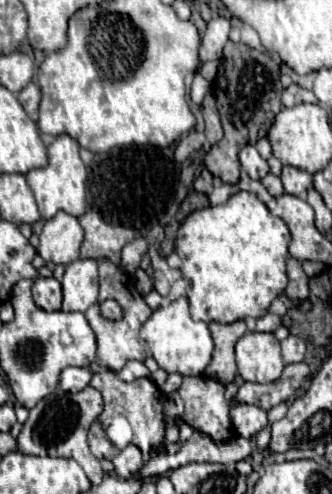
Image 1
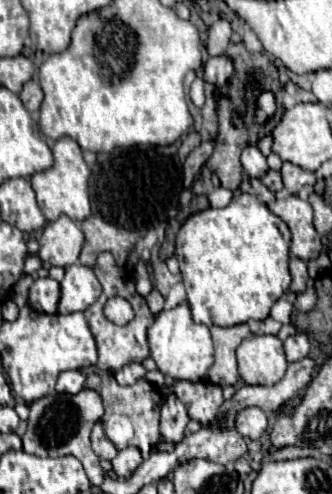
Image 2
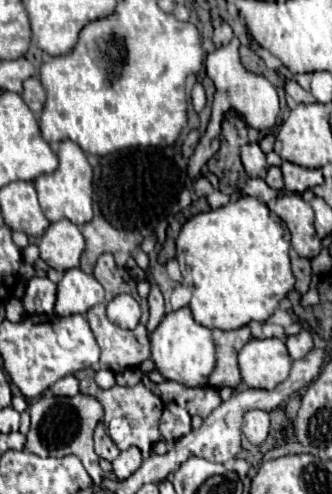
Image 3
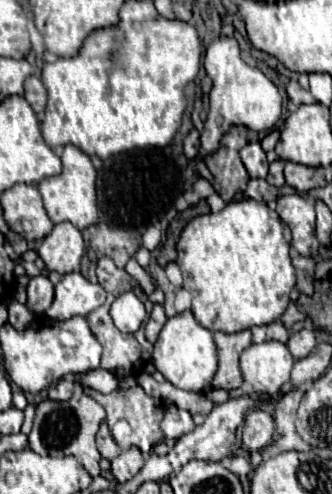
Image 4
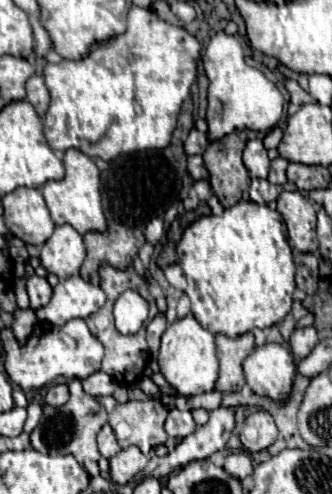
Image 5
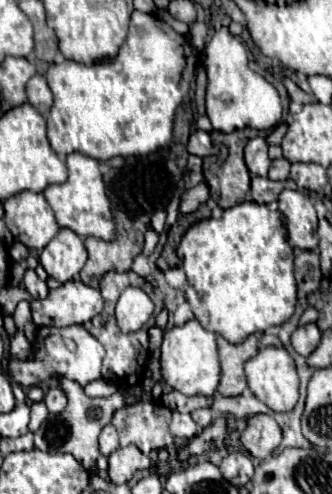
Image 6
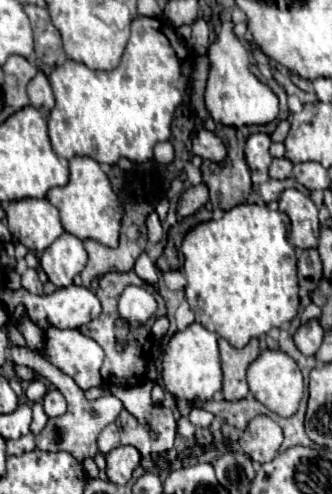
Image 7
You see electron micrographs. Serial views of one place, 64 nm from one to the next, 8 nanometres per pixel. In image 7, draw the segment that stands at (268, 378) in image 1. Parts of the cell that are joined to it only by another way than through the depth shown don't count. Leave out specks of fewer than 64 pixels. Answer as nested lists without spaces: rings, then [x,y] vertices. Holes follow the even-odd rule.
[[[262,350],[260,356],[248,366],[248,386],[250,392],[256,396],[258,402],[262,402],[266,408],[270,408],[272,412],[280,414],[280,416],[292,416],[298,408],[298,402],[302,398],[302,390],[304,390],[304,382],[302,382],[302,374],[296,366],[296,362],[282,350]]]

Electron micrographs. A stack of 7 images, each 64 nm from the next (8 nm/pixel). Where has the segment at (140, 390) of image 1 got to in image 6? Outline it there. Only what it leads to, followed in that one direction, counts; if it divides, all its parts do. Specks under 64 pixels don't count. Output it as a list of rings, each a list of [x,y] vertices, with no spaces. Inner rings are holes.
[[[138,402],[116,410],[112,424],[120,434],[120,446],[134,444],[144,454],[168,448],[174,438],[168,430],[170,410],[160,402]]]

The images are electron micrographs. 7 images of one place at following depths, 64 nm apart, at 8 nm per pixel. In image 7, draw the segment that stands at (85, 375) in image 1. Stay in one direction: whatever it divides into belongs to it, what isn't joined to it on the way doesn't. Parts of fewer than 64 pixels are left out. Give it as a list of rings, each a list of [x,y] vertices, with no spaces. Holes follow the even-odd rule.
[[[56,388],[46,392],[42,404],[44,404],[44,410],[48,416],[62,416],[66,412],[66,400],[64,400],[62,392]]]

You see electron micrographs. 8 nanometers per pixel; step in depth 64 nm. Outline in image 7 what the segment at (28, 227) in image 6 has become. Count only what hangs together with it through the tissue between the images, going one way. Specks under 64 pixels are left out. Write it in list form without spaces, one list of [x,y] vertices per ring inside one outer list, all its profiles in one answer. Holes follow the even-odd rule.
[[[38,198],[14,200],[6,208],[6,218],[8,218],[8,228],[12,232],[14,242],[24,244],[32,252],[42,252],[44,248],[48,248],[64,232],[62,224],[60,224],[60,214],[56,212],[56,208],[46,198],[40,198],[40,200]]]

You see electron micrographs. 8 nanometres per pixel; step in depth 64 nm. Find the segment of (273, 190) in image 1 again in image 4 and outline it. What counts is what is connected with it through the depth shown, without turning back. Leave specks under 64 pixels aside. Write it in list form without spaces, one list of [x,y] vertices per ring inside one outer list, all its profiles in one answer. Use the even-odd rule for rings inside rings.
[[[282,160],[272,162],[272,164],[270,164],[270,172],[268,172],[266,182],[272,184],[272,186],[276,186],[276,188],[284,186],[284,174],[282,174],[282,170],[284,170],[284,162],[282,162]]]

